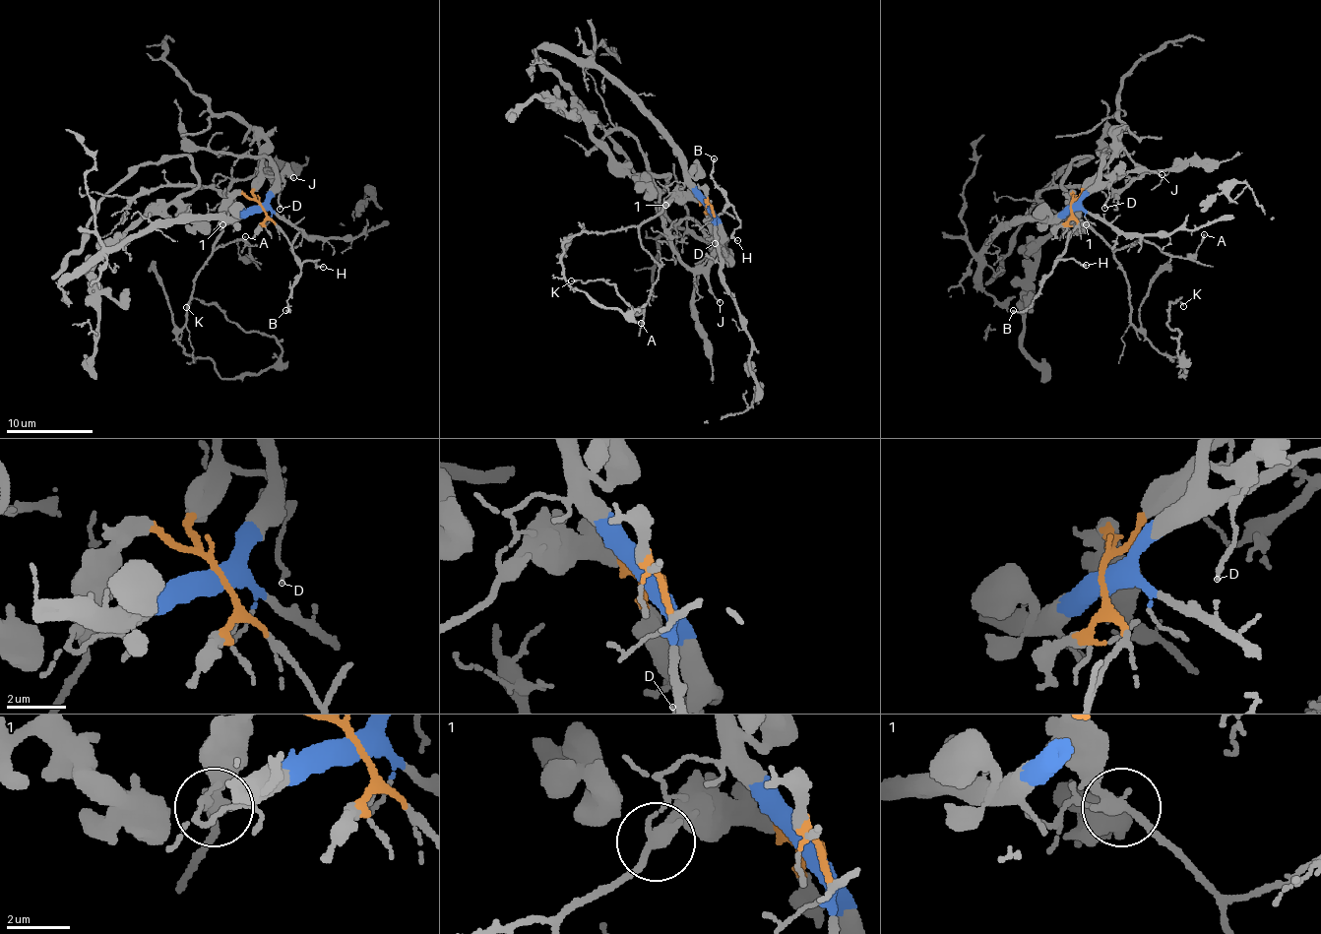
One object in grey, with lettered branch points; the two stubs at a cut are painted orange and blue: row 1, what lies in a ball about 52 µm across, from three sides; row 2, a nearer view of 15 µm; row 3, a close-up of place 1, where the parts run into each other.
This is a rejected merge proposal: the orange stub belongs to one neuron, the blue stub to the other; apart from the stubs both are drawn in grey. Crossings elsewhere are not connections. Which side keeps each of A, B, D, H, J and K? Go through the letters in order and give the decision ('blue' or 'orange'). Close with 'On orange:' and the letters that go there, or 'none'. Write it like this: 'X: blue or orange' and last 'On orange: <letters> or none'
A: orange
B: orange
D: orange
H: orange
J: blue
K: orange
On orange: A, B, D, H, K

